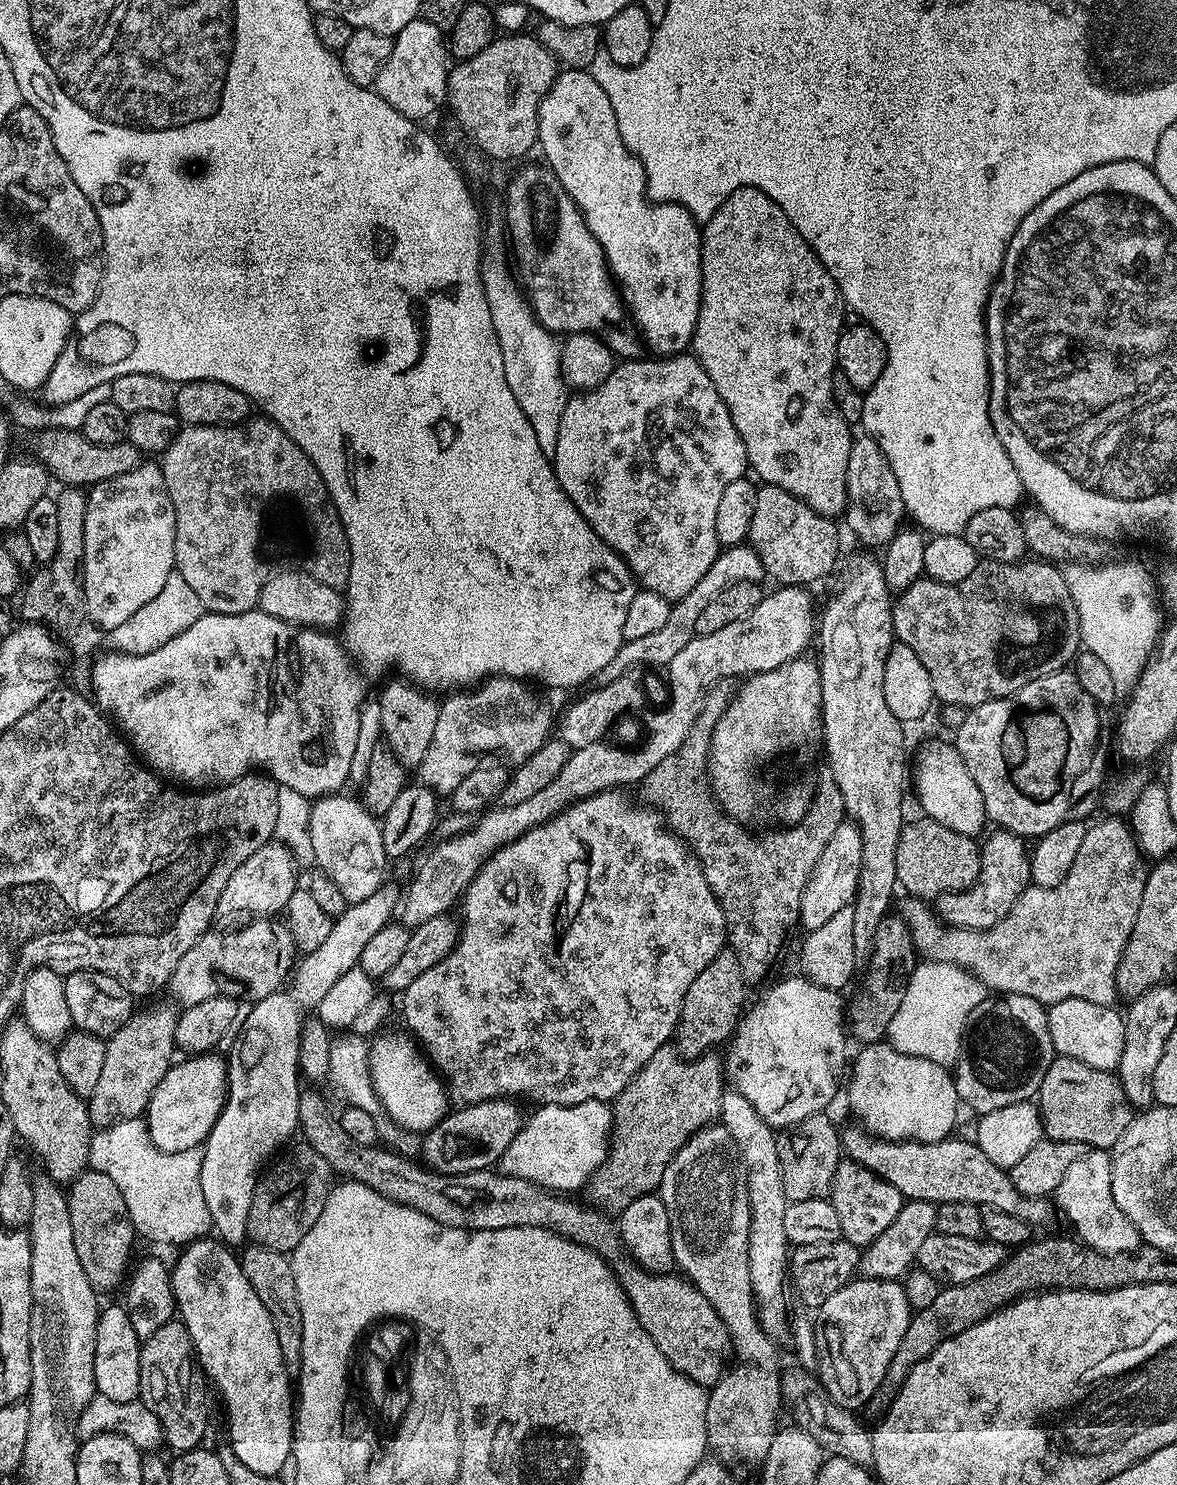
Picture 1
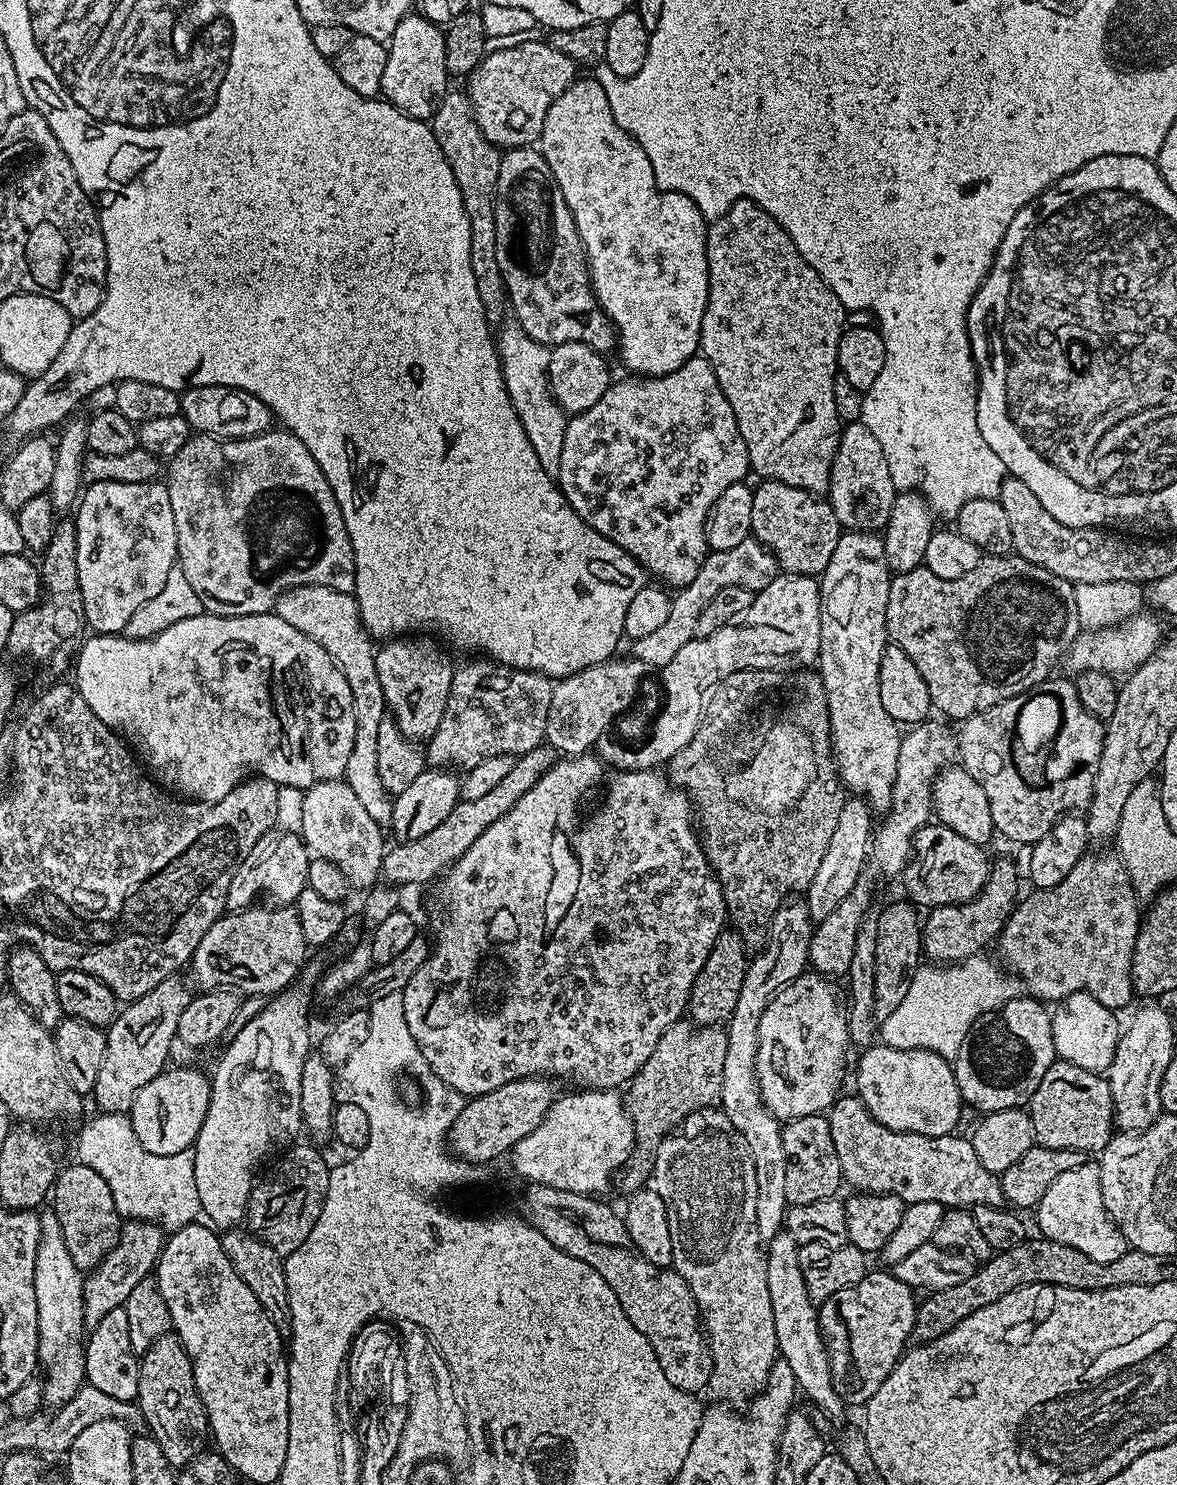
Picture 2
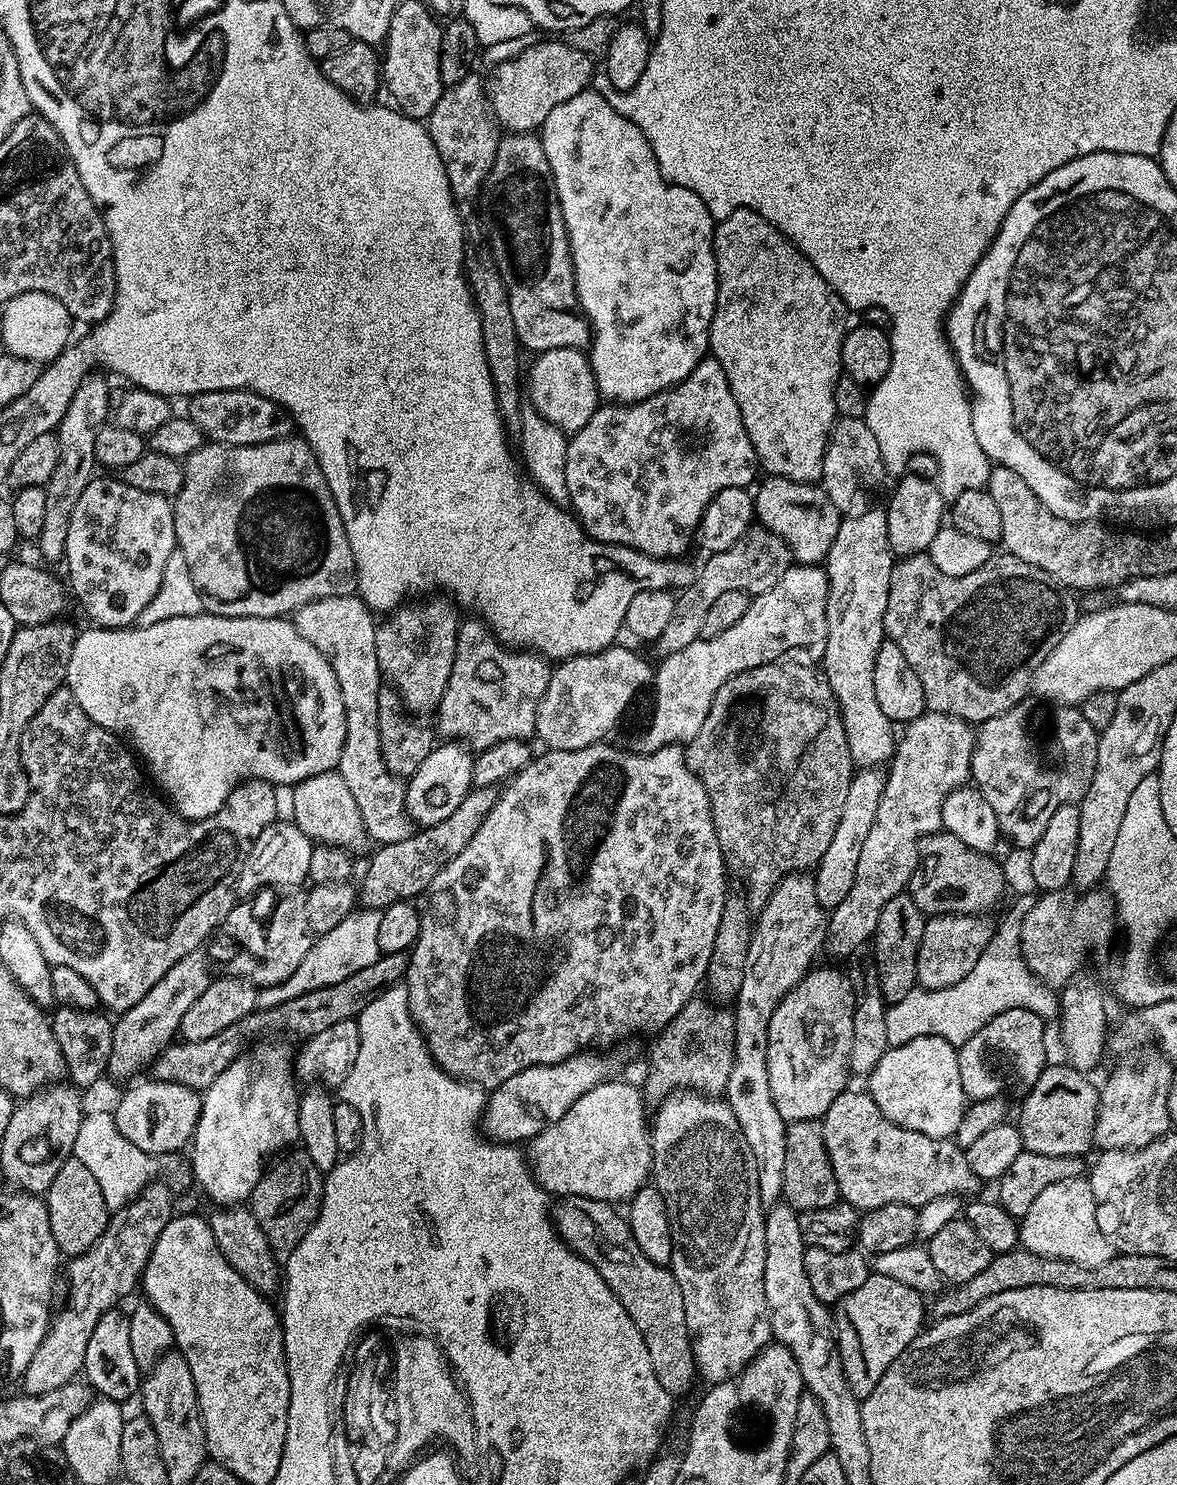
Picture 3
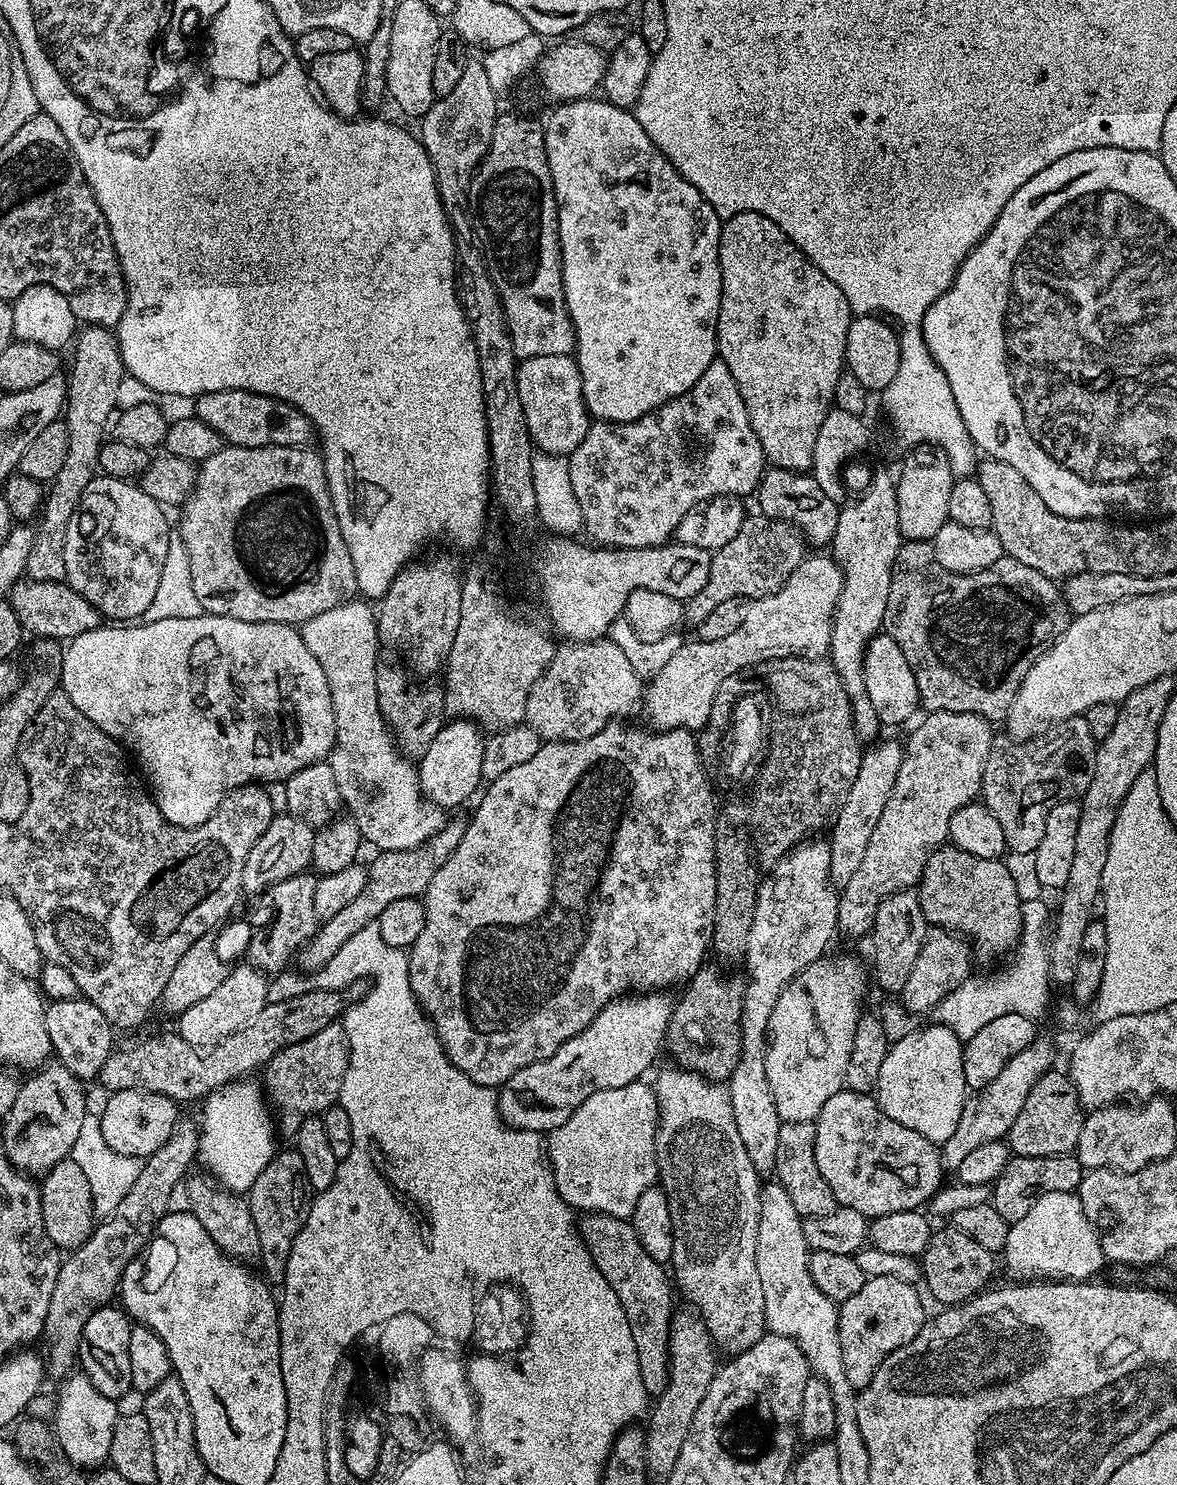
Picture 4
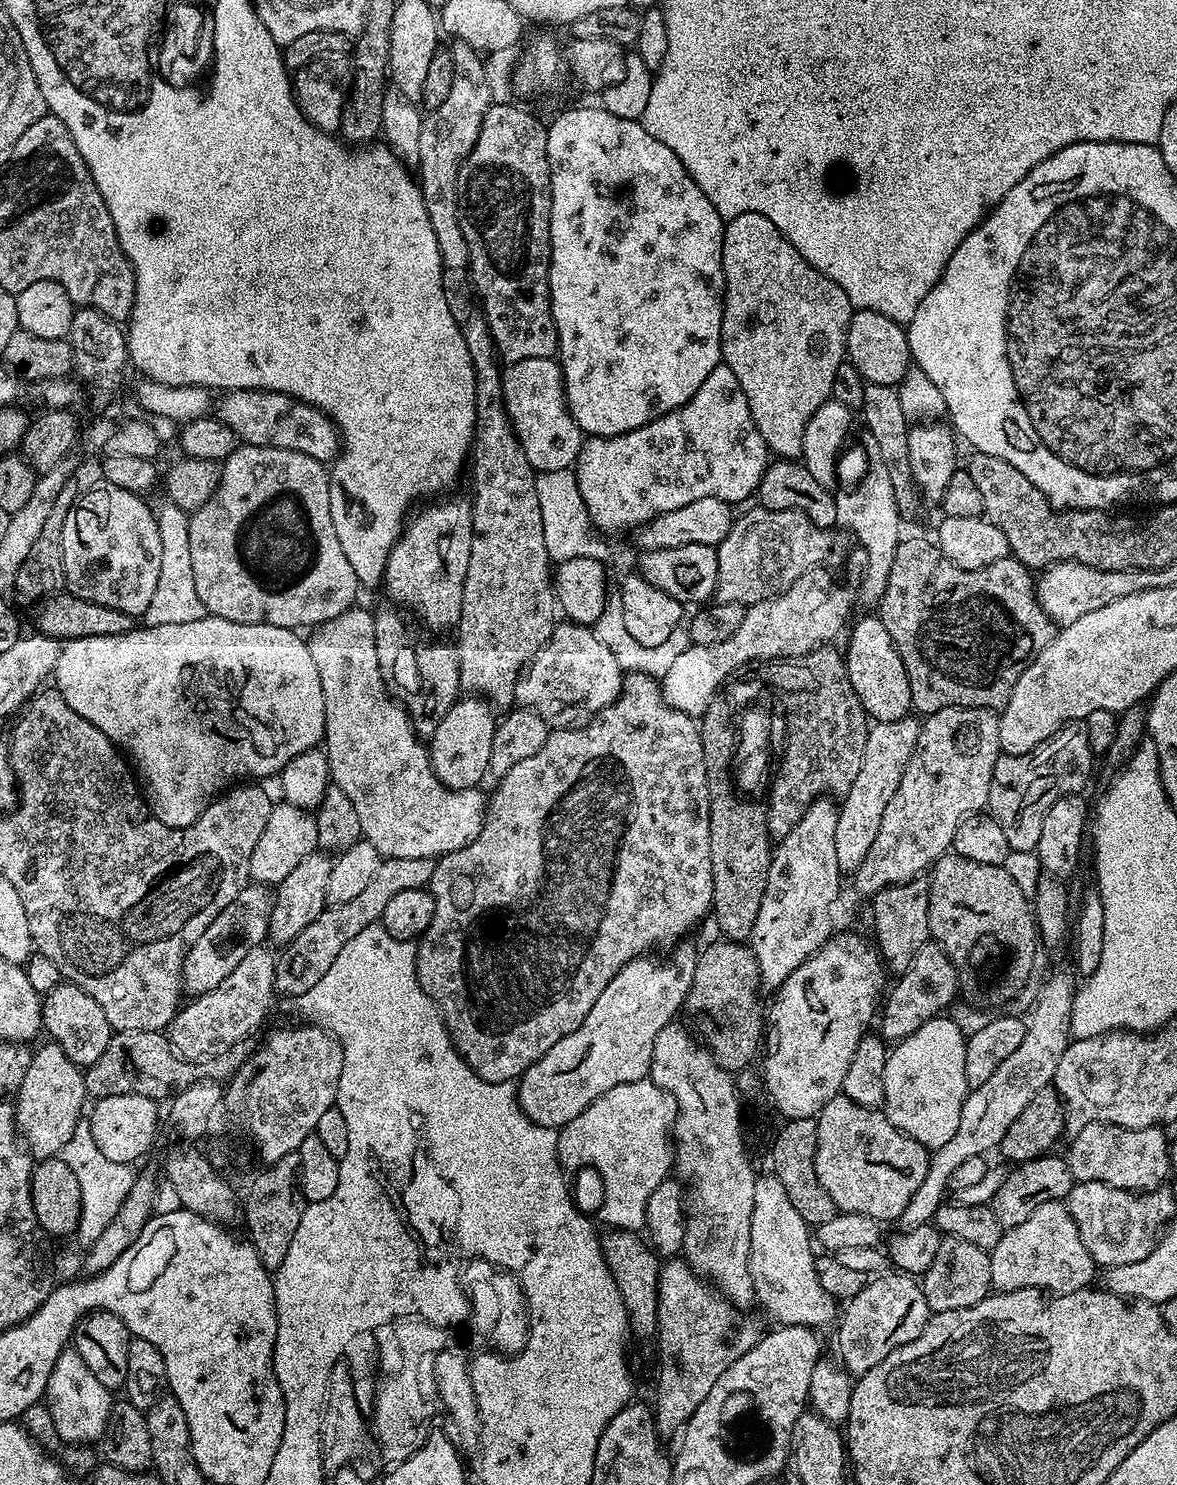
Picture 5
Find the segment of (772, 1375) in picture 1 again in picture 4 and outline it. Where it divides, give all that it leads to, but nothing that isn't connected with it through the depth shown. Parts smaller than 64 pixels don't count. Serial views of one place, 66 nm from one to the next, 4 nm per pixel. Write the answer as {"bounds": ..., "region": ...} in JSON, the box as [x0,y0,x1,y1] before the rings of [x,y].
{"bounds":[654,1066,766,1354],"region":[[[671,1066],[664,1068],[654,1079],[654,1091],[656,1101],[660,1107],[660,1120],[656,1124],[656,1171],[658,1173],[659,1187],[664,1189],[668,1205],[670,1206],[670,1218],[672,1219],[672,1233],[674,1234],[674,1250],[670,1261],[670,1272],[675,1277],[674,1284],[677,1289],[684,1291],[684,1296],[689,1305],[699,1312],[704,1319],[704,1325],[708,1327],[708,1333],[712,1335],[712,1341],[716,1343],[721,1353],[735,1354],[745,1352],[754,1342],[761,1340],[766,1334],[764,1322],[764,1299],[762,1298],[762,1278],[758,1278],[758,1254],[756,1253],[756,1239],[758,1238],[758,1222],[760,1221],[760,1190],[762,1177],[754,1170],[754,1162],[750,1162],[750,1154],[746,1154],[746,1146],[742,1137],[738,1134],[738,1126],[734,1122],[734,1106],[730,1102],[730,1094],[723,1083],[715,1080],[707,1080],[699,1076],[694,1070]]]}

